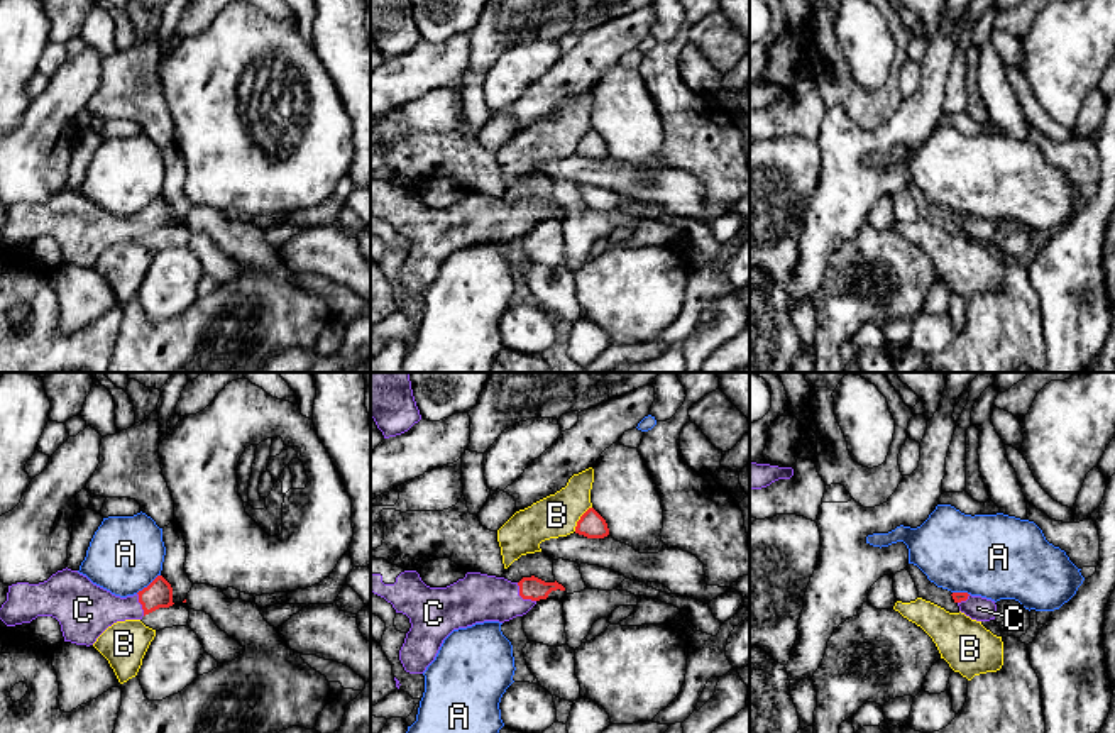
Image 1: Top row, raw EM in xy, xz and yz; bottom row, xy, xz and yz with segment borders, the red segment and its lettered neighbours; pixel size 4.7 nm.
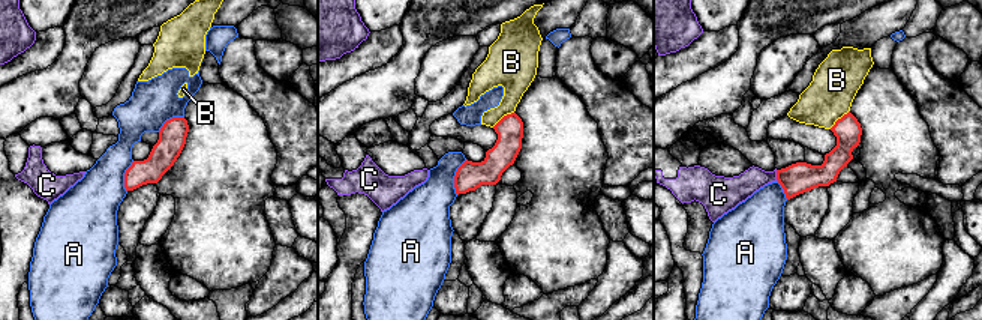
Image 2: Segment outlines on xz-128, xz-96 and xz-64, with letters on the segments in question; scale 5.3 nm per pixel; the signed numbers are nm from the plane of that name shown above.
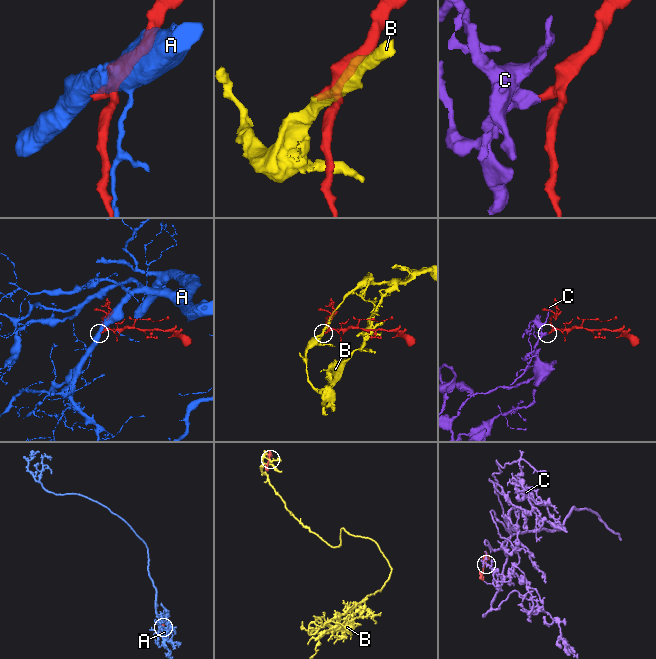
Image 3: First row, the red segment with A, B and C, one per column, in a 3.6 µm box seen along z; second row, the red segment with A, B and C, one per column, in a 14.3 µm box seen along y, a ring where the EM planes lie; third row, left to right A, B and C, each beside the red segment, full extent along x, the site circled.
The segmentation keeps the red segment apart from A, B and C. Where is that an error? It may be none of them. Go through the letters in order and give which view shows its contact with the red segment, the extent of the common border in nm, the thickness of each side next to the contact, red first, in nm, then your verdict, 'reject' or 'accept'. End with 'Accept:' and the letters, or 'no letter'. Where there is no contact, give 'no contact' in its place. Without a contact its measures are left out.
A: meets red in xy; contact 150 nm long; 130 nm thick on the red side, 360 nm on the other; reject
B: meets red in xz; contact 150 nm long; 120 nm thick on the red side, 200 nm on the other; reject
C: meets red in xz; contact 130 nm long; 110 nm thick on the red side, 240 nm on the other; accept
Accept: C

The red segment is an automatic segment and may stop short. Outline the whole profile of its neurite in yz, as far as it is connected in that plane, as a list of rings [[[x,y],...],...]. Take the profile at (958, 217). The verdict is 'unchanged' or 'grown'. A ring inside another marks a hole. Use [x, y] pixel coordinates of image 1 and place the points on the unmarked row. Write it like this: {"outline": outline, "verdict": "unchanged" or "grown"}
{"outline": [[[953,213],[954,223],[959,227],[959,232],[976,242],[995,240],[997,225],[991,220],[981,217],[971,217],[968,213]]], "verdict": "grown"}

